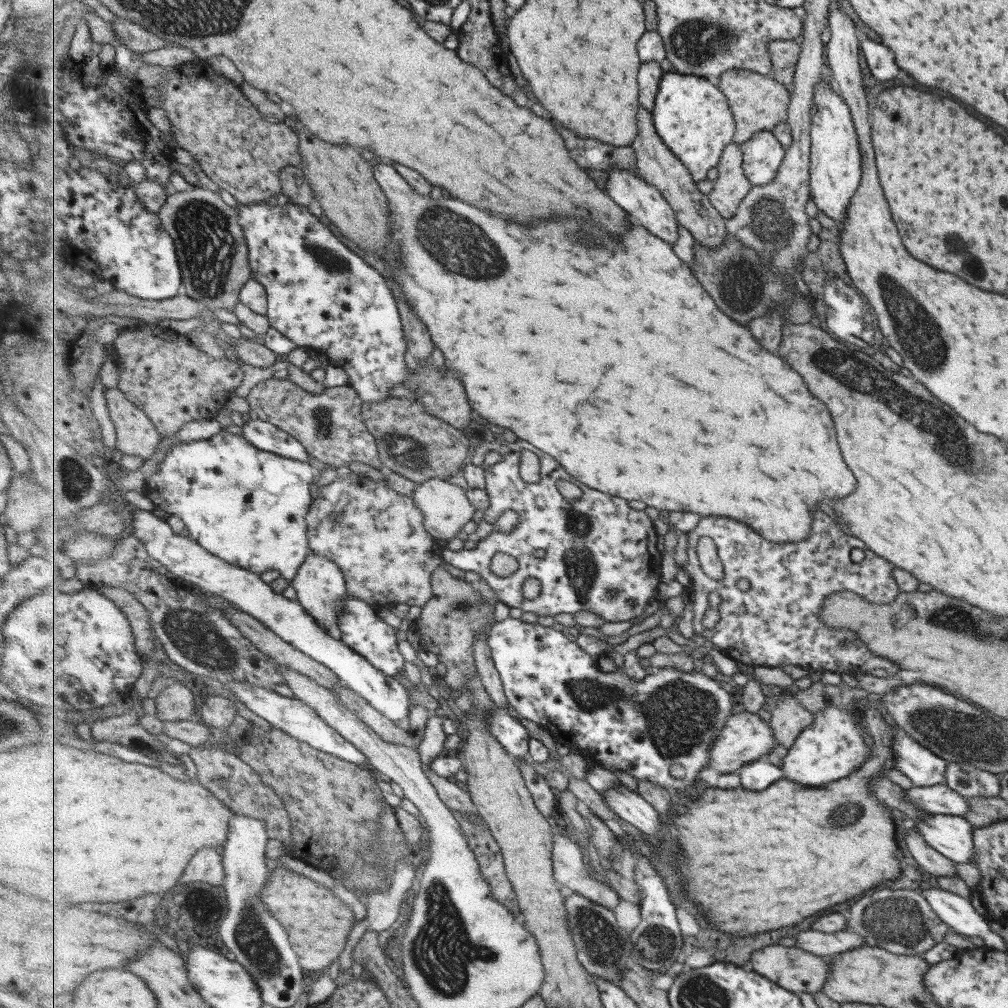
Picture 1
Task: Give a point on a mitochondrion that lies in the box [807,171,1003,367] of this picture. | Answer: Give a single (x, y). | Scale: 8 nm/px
(970, 266)

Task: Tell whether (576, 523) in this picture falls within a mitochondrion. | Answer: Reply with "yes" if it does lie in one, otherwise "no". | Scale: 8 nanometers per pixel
yes

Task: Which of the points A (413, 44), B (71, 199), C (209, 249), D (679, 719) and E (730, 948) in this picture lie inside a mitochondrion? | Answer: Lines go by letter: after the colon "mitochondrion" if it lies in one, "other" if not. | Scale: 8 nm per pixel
A: other
B: other
C: mitochondrion
D: mitochondrion
E: other

